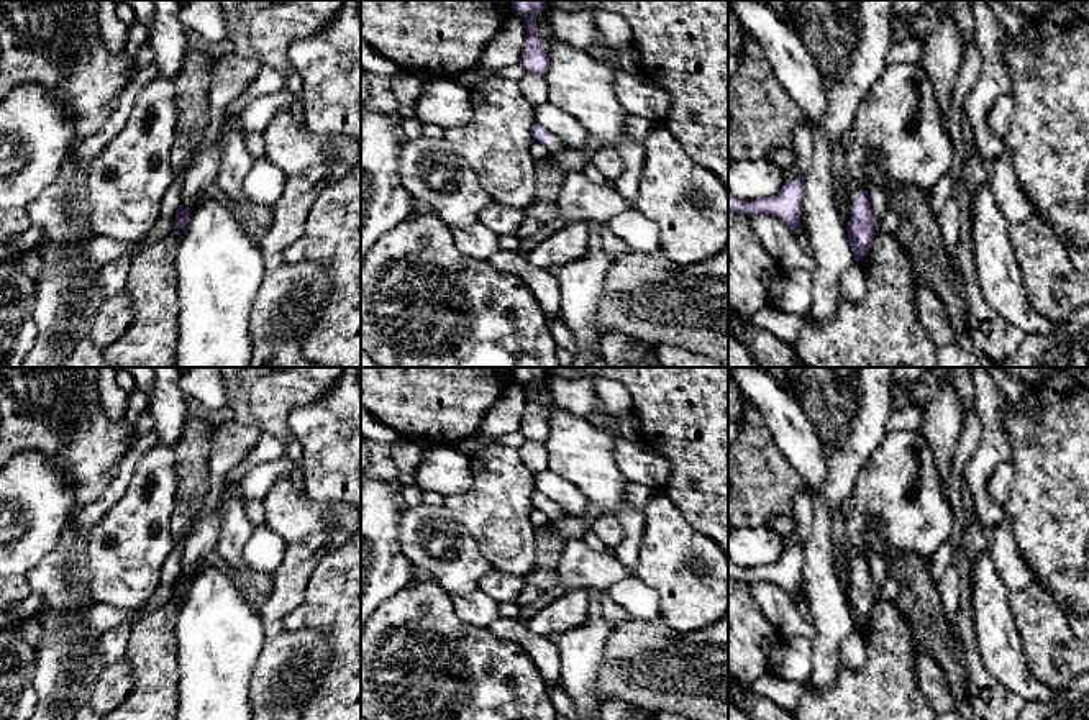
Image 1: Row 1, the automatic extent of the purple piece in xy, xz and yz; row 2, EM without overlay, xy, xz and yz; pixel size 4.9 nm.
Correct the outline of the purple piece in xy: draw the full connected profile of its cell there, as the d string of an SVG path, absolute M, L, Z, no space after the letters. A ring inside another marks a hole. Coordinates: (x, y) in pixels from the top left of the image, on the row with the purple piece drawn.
M220 136L215 143L208 144L189 166L182 184L182 205L175 212L175 223L172 225L172 230L185 228L192 212L190 207L195 203L195 198L215 185L218 162Z

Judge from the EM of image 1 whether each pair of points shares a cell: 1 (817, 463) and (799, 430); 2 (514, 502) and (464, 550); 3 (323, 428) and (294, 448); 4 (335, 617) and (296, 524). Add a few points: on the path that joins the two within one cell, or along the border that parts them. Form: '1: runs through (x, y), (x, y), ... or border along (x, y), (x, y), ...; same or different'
1: runs through (809, 455), (799, 443), (799, 438); same
2: border along (450, 510), (494, 568); different
3: border along (300, 405), (287, 417), (300, 445), (297, 460); different
4: border along (343, 543), (322, 558), (300, 606); different

